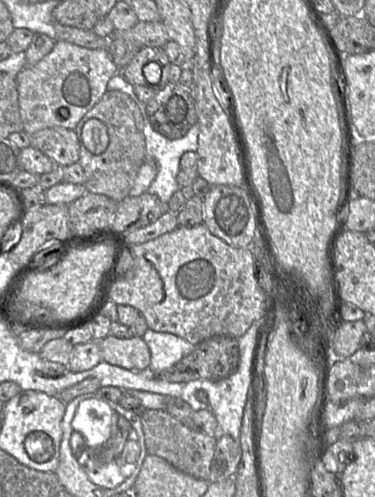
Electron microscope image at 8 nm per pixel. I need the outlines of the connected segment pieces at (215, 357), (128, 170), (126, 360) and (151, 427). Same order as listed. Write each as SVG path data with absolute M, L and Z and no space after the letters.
M214 336L195 345L194 351L156 376L175 383L198 379L221 381L237 370L239 358L237 338Z
M107 90L81 118L75 128L79 141L79 163L88 192L108 196L116 202L126 198L146 159L144 123L136 103L124 92Z
M108 335L99 342L102 360L132 371L148 371L151 354L142 337L120 339Z
M163 409L145 410L141 423L148 454L165 459L176 469L196 479L209 480L216 437L191 429Z

